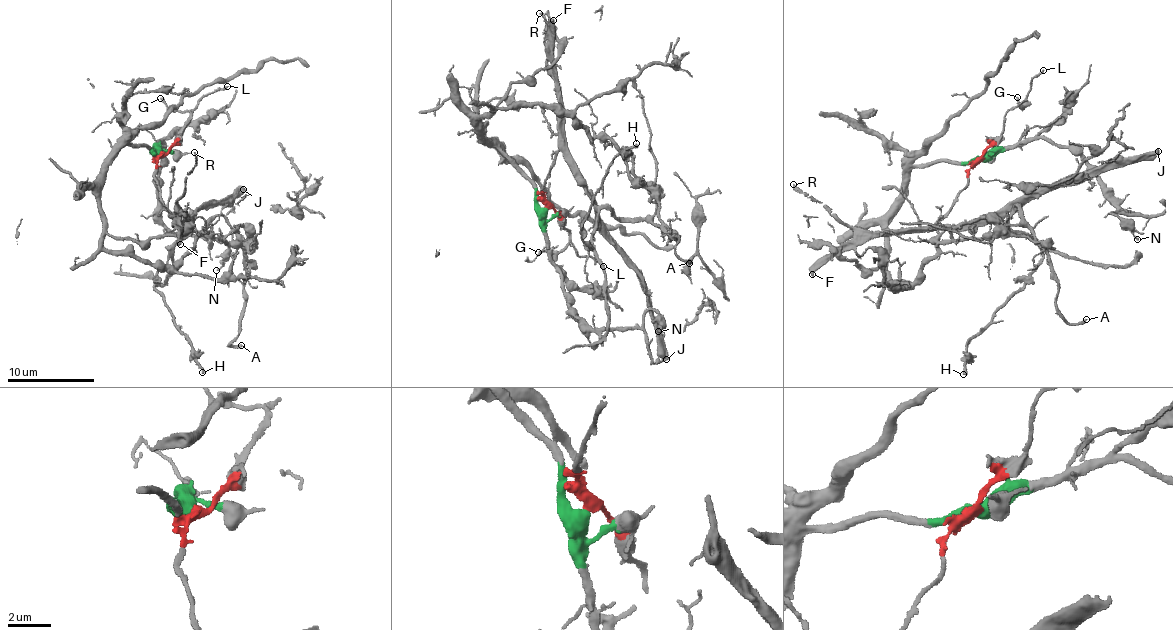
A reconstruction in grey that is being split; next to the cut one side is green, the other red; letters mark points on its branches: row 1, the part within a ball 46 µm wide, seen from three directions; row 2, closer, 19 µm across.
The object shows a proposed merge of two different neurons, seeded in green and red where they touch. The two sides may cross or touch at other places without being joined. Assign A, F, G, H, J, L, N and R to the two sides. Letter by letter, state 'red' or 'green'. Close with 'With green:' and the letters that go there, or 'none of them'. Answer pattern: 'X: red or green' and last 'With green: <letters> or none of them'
A: red
F: red
G: red
H: red
J: red
L: red
N: green
R: red
With green: N

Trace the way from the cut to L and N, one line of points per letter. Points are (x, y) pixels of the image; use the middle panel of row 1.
L: (547, 208), (553, 209), (577, 254), (591, 256), (603, 267)
N: (545, 207), (543, 230), (575, 315), (595, 330), (633, 330), (654, 310), (658, 332)

